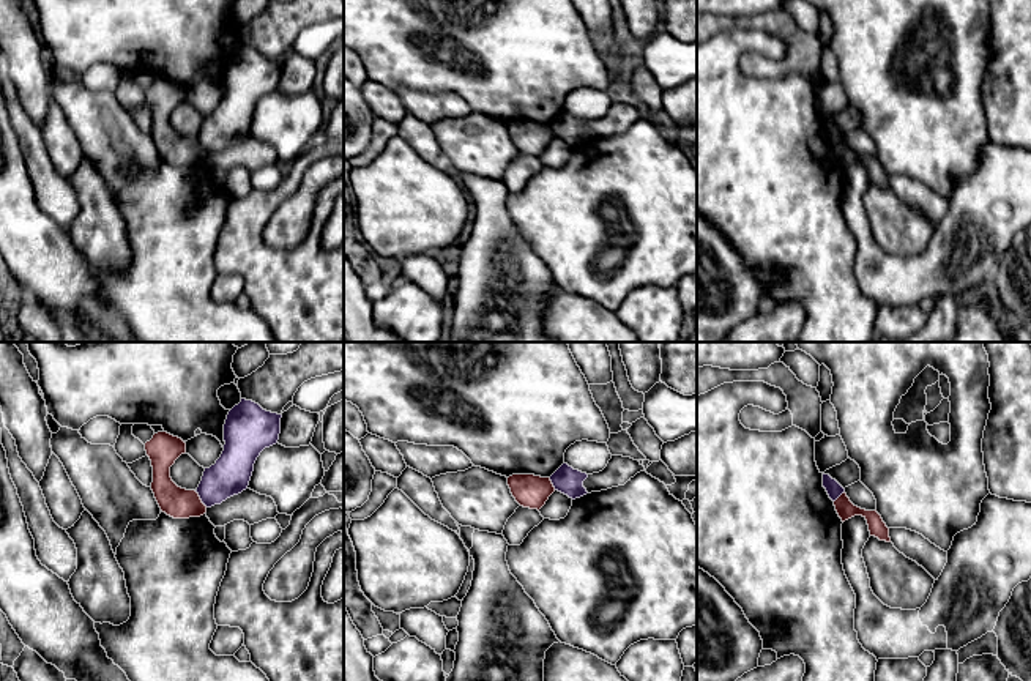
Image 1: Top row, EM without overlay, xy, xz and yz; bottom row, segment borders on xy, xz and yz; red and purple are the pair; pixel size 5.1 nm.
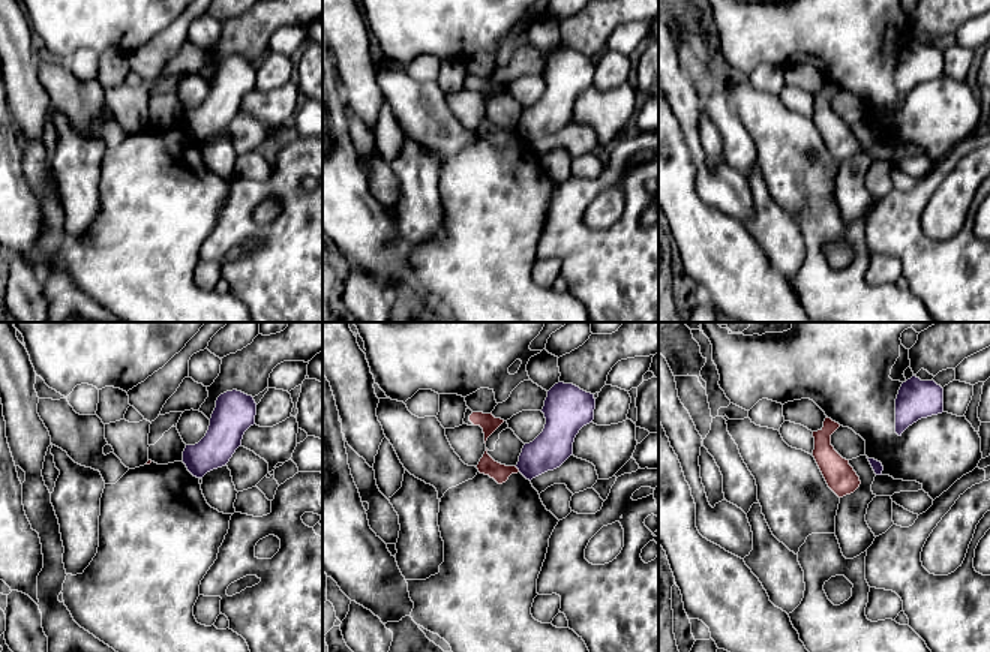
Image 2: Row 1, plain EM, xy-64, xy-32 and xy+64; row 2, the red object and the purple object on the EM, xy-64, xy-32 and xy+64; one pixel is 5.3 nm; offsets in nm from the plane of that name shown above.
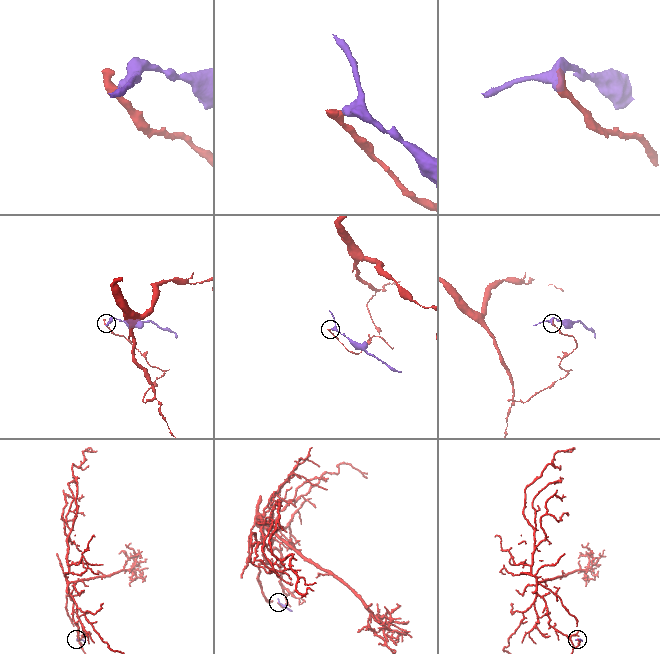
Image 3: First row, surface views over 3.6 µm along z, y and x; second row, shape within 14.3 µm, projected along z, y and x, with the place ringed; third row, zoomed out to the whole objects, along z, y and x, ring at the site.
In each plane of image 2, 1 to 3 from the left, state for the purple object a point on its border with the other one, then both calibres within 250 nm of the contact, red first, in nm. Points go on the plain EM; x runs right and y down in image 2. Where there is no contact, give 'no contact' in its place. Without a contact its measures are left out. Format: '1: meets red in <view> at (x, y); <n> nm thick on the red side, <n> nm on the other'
1: no contact
2: meets red in xy-32 at (518, 134); 100 nm thick on the red side, 200 nm on the other
3: no contact

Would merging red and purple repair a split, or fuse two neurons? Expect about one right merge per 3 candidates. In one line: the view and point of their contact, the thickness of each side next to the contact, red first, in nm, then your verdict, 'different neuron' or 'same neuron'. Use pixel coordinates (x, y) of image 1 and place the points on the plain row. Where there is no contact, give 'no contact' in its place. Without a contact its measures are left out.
xy (199, 145) | 160/200 nm | different neuron

